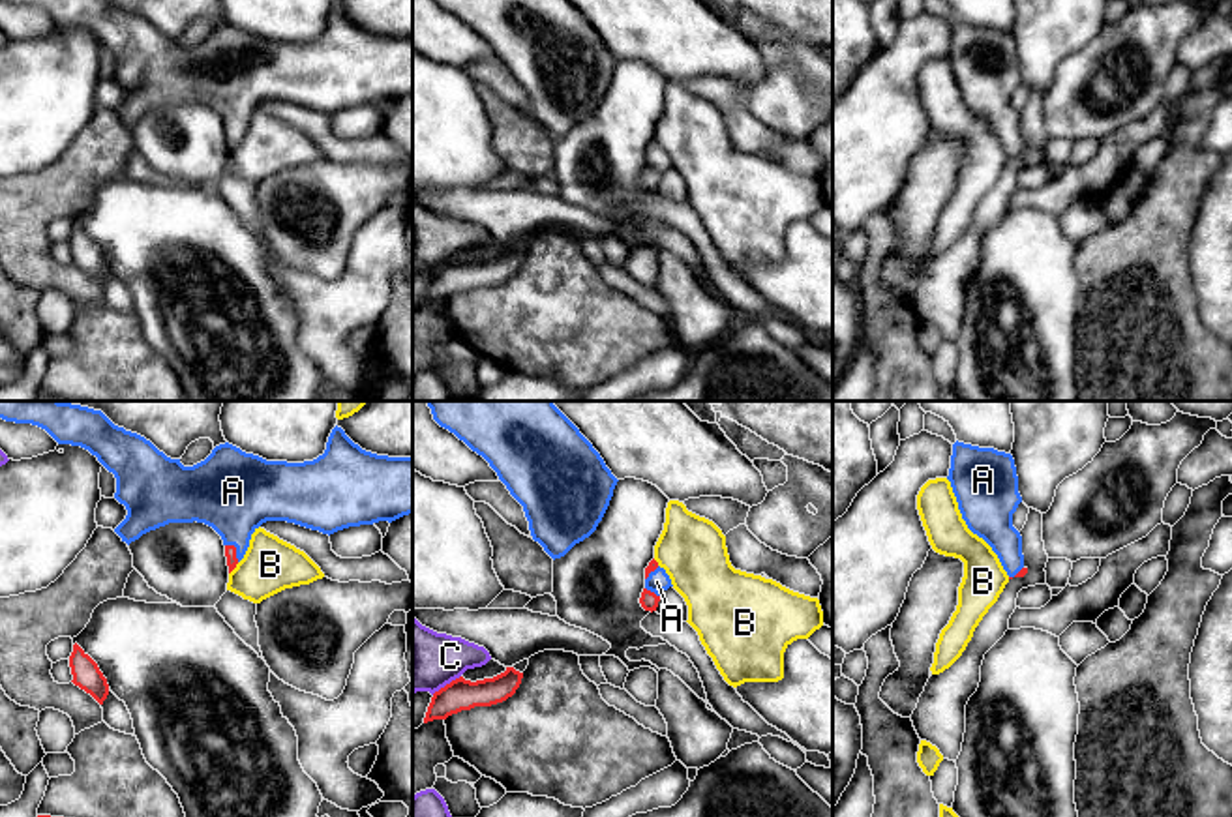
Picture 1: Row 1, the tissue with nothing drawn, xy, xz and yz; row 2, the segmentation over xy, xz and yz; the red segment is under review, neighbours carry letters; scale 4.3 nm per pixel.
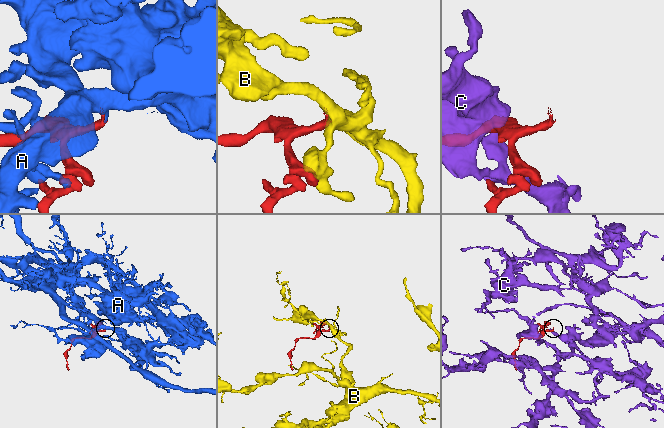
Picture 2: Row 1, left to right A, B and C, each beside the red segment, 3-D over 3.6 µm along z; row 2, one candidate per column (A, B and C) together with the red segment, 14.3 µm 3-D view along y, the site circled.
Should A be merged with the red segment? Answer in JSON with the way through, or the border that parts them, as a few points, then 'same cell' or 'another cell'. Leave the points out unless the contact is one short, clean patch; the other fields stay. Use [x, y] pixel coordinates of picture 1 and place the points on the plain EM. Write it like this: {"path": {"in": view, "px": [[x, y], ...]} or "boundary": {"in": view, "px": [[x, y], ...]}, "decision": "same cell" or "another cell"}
{"path": {"in": "xy", "px": [[229, 130], [235, 130], [233, 72]]}, "decision": "same cell"}

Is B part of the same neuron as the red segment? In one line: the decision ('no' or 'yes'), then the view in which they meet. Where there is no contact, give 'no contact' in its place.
no | xy

